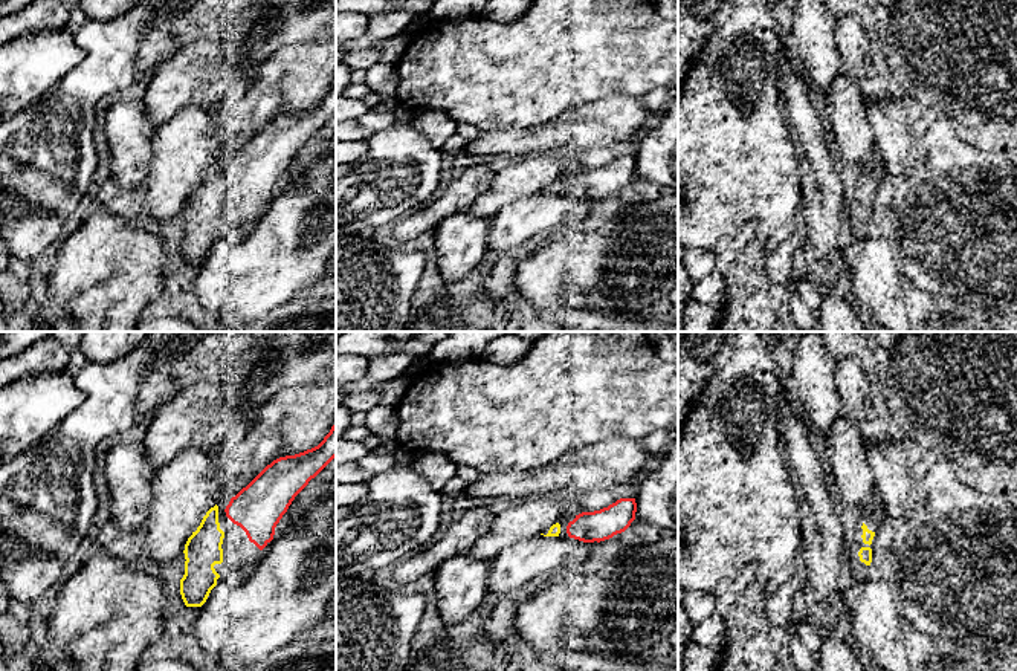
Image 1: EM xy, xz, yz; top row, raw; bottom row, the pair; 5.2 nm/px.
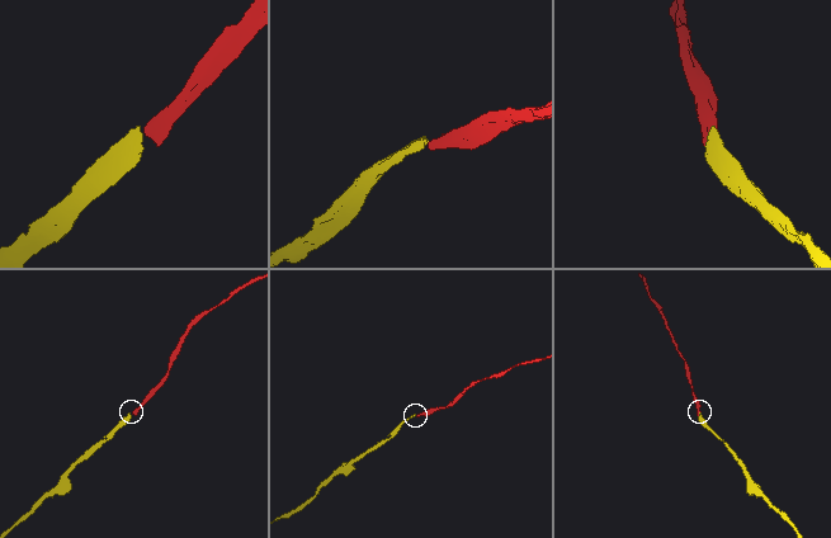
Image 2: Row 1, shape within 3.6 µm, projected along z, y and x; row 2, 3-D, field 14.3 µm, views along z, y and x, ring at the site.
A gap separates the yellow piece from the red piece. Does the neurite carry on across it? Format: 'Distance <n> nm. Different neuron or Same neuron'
Distance 40 nm. Same neuron

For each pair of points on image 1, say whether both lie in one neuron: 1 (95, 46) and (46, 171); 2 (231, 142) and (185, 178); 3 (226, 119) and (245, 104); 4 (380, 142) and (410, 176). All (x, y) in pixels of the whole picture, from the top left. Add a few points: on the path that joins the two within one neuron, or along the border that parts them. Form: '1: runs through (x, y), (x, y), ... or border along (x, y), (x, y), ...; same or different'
1: runs through (95, 77), (87, 84), (87, 124), (71, 141); same
2: runs through (219, 142), (196, 165); same
3: runs through (231, 116), (240, 109); same
4: runs through (390, 150), (406, 167); same

